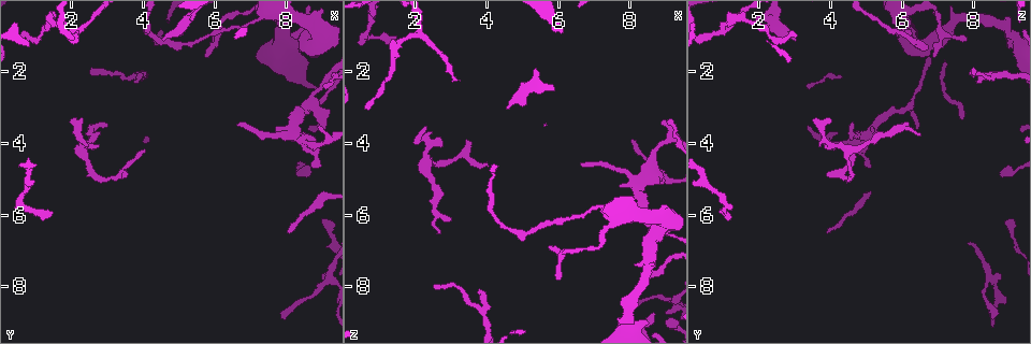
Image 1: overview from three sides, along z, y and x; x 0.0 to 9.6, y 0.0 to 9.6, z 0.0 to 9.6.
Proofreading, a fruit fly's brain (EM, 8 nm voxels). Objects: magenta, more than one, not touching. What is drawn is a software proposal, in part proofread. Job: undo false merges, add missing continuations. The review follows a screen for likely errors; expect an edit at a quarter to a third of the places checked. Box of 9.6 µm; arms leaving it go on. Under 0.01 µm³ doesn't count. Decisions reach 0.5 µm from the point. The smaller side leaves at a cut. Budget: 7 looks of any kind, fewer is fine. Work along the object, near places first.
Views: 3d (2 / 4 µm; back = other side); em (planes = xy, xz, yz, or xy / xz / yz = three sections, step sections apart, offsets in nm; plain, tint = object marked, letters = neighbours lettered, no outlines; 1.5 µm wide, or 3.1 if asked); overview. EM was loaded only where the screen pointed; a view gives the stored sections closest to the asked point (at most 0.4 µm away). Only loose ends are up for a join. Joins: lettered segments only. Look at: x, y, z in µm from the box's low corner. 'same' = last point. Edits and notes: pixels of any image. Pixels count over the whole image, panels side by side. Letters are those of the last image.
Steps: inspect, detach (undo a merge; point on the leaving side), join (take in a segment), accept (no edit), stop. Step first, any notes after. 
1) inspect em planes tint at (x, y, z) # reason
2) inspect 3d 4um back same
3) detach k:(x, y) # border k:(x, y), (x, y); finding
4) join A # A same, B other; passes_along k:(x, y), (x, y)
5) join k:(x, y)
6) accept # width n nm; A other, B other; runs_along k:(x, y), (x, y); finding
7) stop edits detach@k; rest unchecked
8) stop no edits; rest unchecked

inspect em planes letters at (4.55, 1.15, 3.00) # an open end

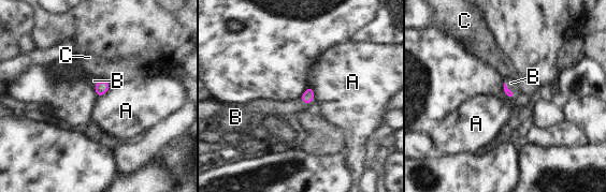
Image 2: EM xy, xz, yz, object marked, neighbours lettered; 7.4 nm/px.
join B # A other, B same, C other; passes_along 2:(307, 97), (302, 100), (274, 107); the neuron continues

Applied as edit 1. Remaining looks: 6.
inspect 3d 4um at (5.70, 1.60, 6.85) # branch stops here

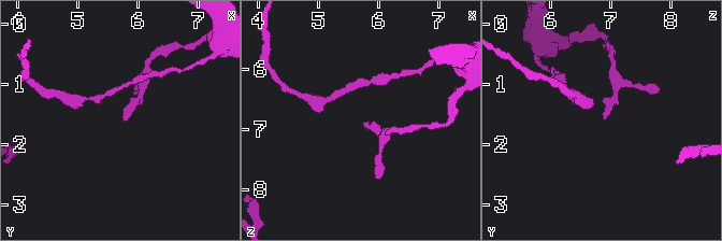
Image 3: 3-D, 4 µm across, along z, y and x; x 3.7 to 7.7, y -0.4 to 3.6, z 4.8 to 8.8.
inspect em planes letters at (5.75, 1.60, 6.90) # now the EM

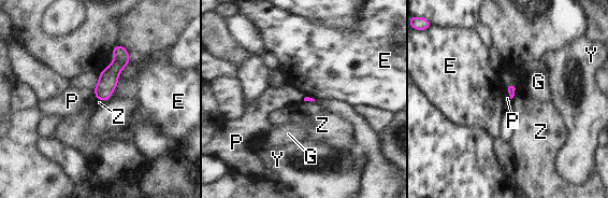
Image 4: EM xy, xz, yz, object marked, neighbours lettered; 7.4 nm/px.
accept # longest_contact E 320 nm; E other, G other, P other, Y other, Z other; border 4:(506, 89), (510, 99); none of them fits

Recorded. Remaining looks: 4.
inspect em planes letters at (8.90, 4.70, 5.10) # tapers out

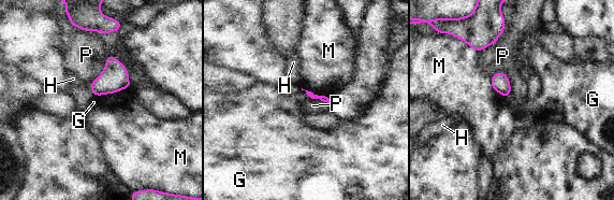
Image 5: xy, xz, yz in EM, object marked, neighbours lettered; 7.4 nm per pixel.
accept # longest_contact M 280 nm; G other, H other, M other, P other; border 5:(131, 84), (96, 97); no lettered segment goes on from it

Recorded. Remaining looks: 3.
stop edits join@2; rest unchecked

